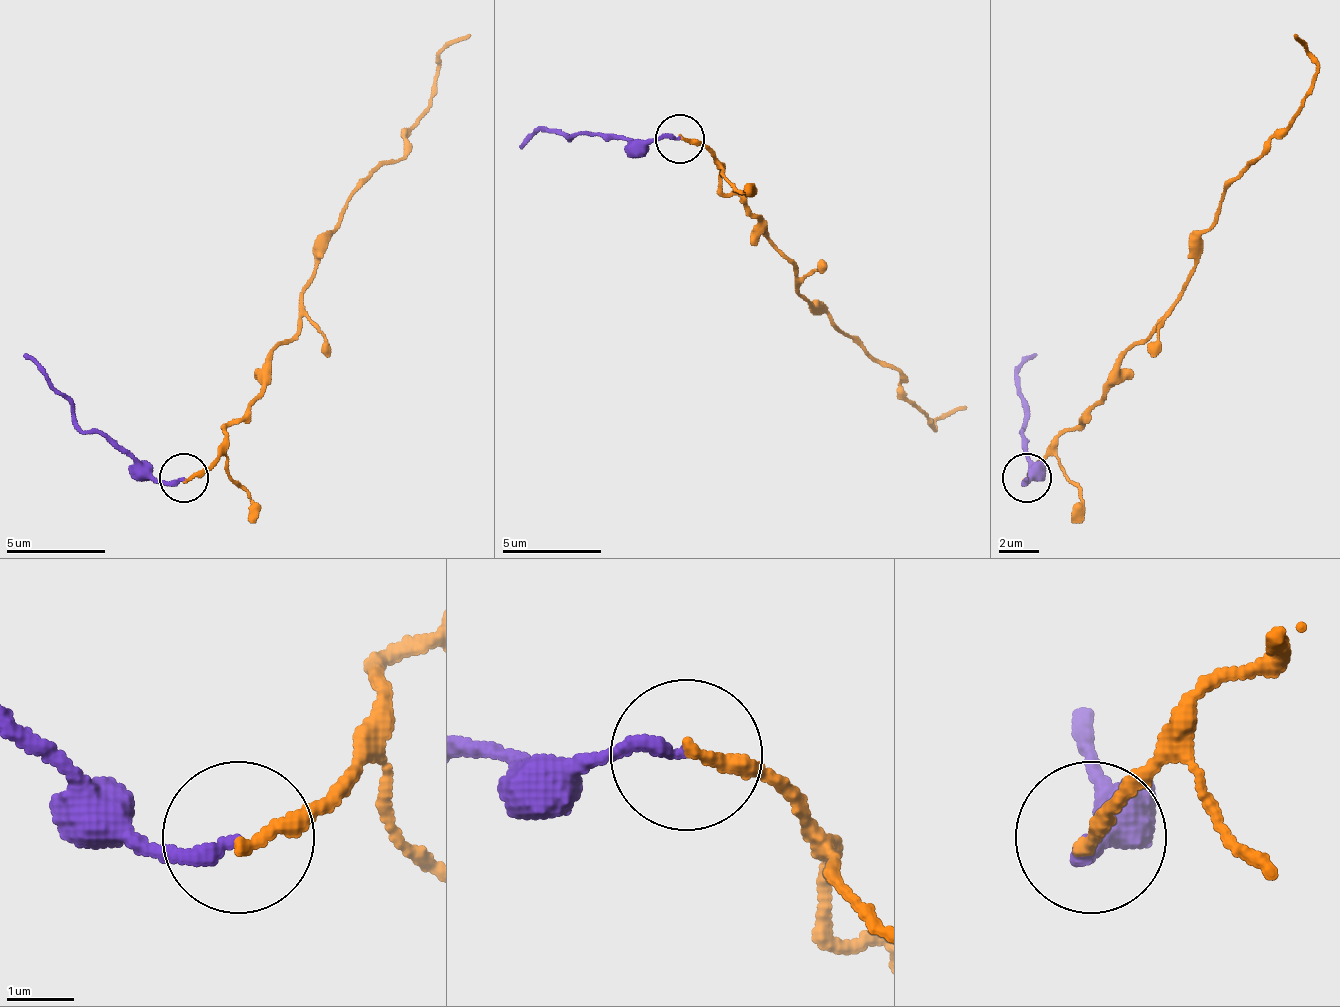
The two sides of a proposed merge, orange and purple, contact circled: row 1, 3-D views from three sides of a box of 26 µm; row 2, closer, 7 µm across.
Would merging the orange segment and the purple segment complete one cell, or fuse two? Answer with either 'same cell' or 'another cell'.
another cell

